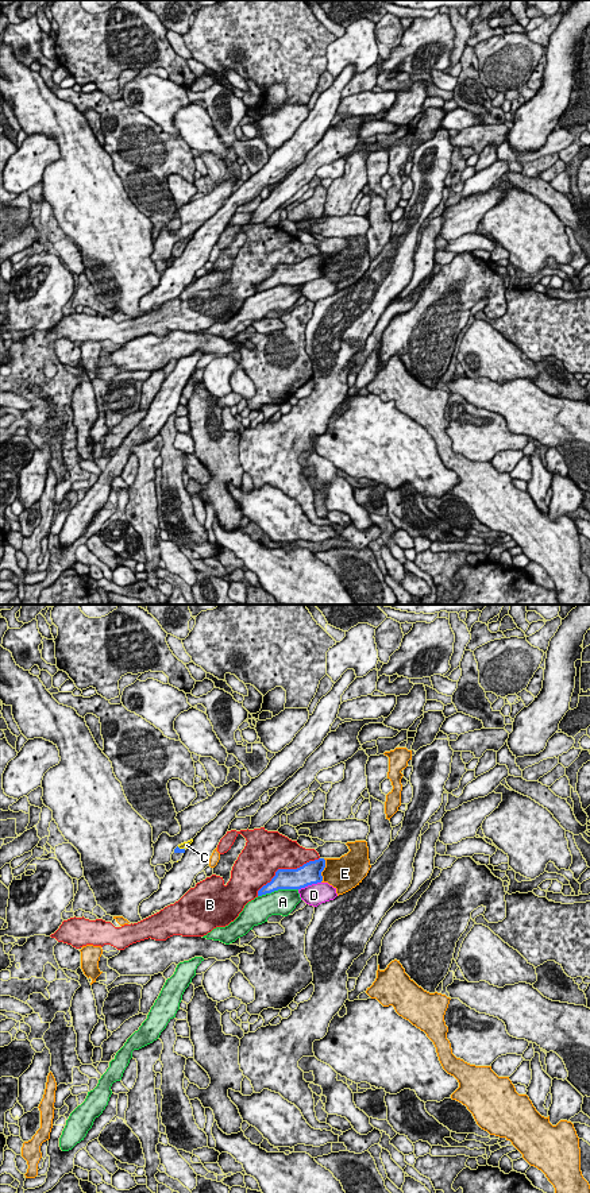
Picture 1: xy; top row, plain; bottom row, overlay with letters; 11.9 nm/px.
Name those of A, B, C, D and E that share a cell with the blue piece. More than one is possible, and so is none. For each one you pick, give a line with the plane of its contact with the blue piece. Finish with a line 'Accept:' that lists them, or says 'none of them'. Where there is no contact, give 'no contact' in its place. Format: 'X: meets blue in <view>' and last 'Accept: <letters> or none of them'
C: meets blue in xy
Accept: C

